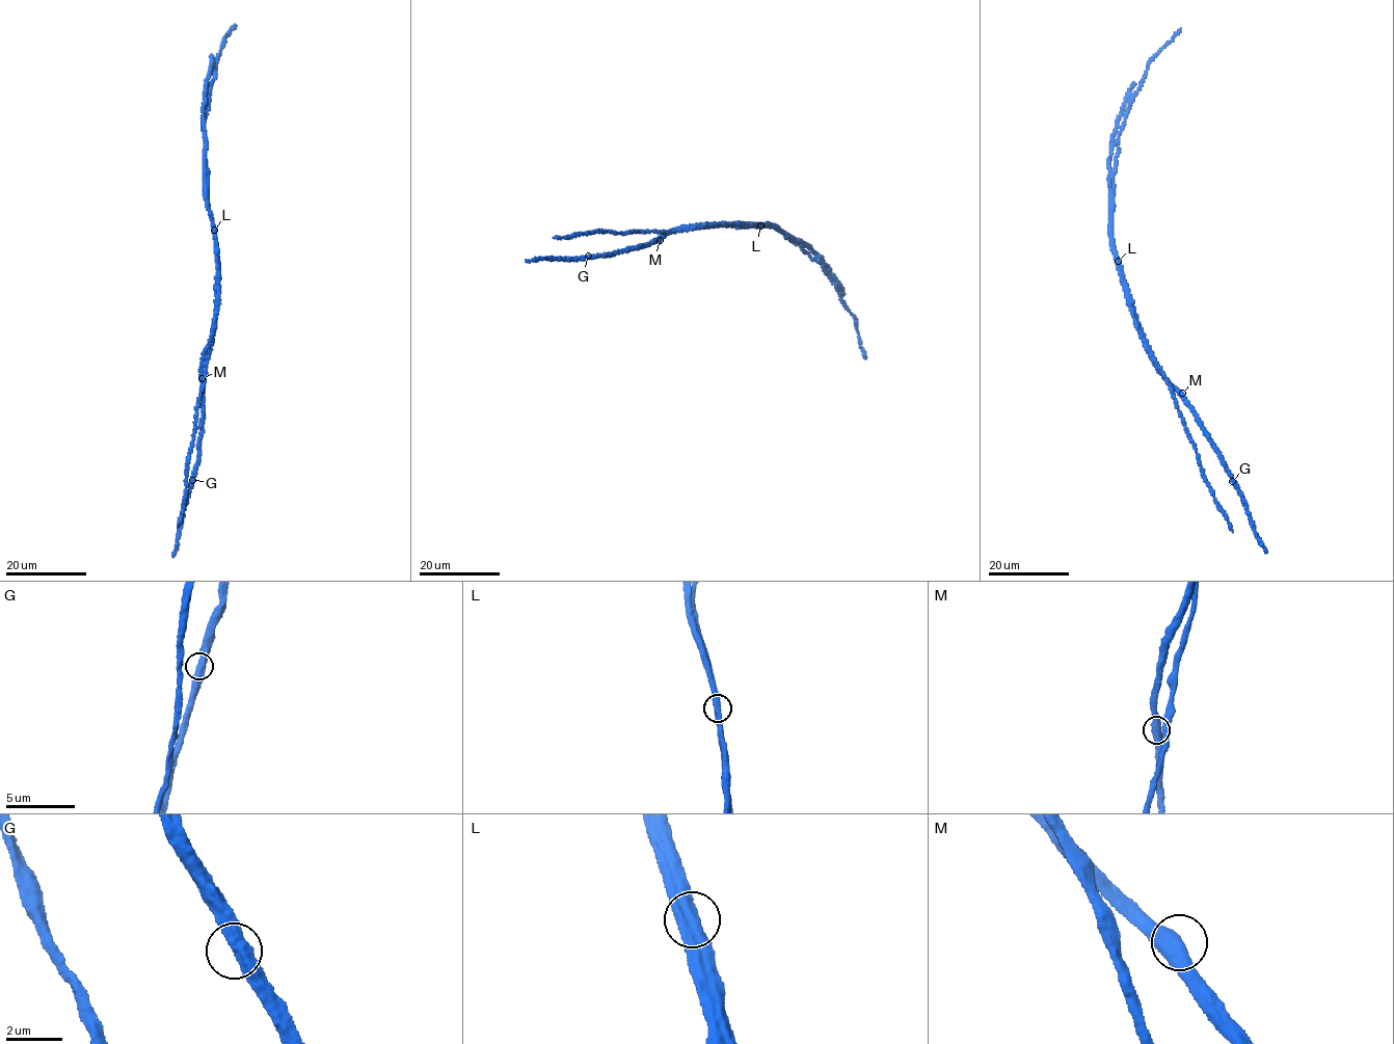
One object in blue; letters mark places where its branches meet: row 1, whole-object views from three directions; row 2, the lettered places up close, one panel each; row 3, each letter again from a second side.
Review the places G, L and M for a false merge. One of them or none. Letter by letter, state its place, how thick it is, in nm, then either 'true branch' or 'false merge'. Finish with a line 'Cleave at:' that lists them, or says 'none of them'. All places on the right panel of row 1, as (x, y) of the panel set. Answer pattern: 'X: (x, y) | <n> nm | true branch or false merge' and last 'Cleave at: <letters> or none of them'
G: (1232, 481) | 500 nm | true branch
L: (1118, 261) | 500 nm | false merge
M: (1182, 393) | 500 nm | true branch
Cleave at: L

